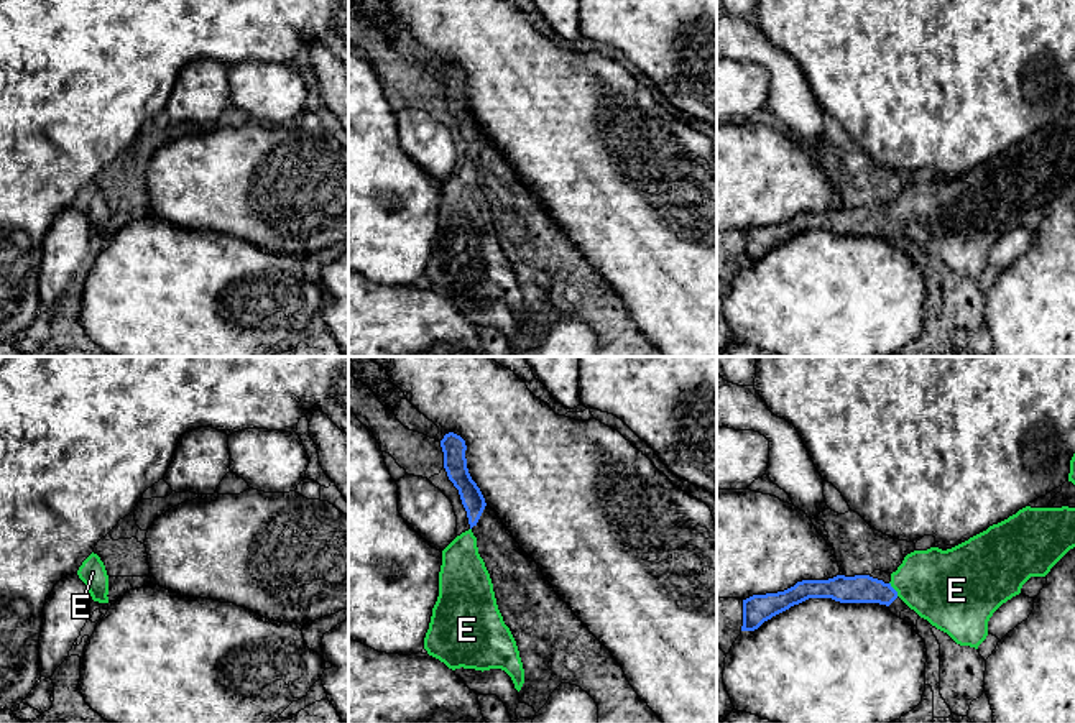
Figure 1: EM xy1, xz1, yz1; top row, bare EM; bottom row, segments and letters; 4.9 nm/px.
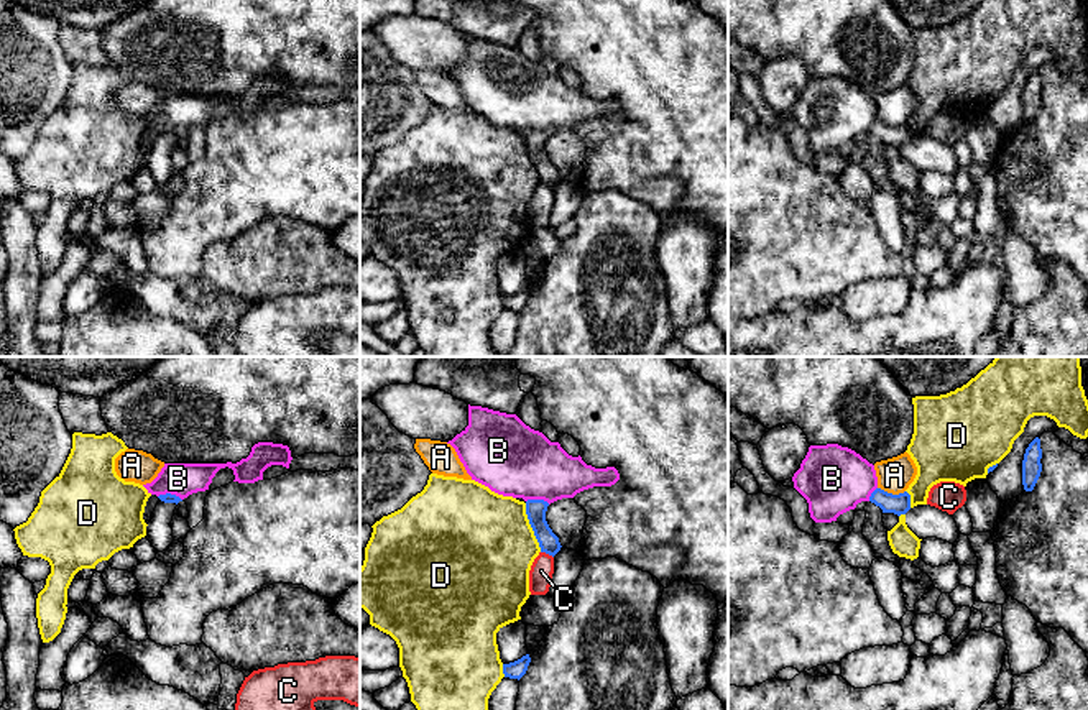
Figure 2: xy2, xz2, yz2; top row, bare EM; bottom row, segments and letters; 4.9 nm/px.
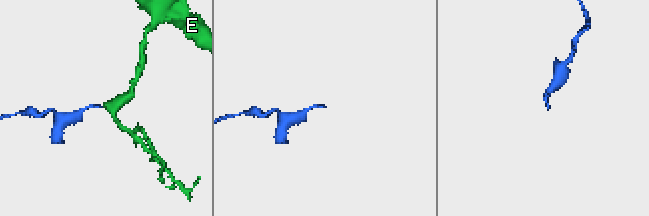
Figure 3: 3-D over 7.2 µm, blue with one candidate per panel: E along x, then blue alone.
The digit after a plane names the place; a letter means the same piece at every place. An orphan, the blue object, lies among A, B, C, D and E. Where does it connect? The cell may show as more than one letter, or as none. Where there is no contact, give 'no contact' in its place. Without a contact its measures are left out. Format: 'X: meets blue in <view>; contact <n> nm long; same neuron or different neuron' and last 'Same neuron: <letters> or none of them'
A: meets blue in yz2; contact 140 nm long; different neuron
B: meets blue in xy2; contact 120 nm long; different neuron
C: meets blue in xz2; contact 70 nm long; different neuron
D: meets blue in xz2; contact 260 nm long; different neuron
E: meets blue in yz1; contact 80 nm long; same neuron
Same neuron: E

